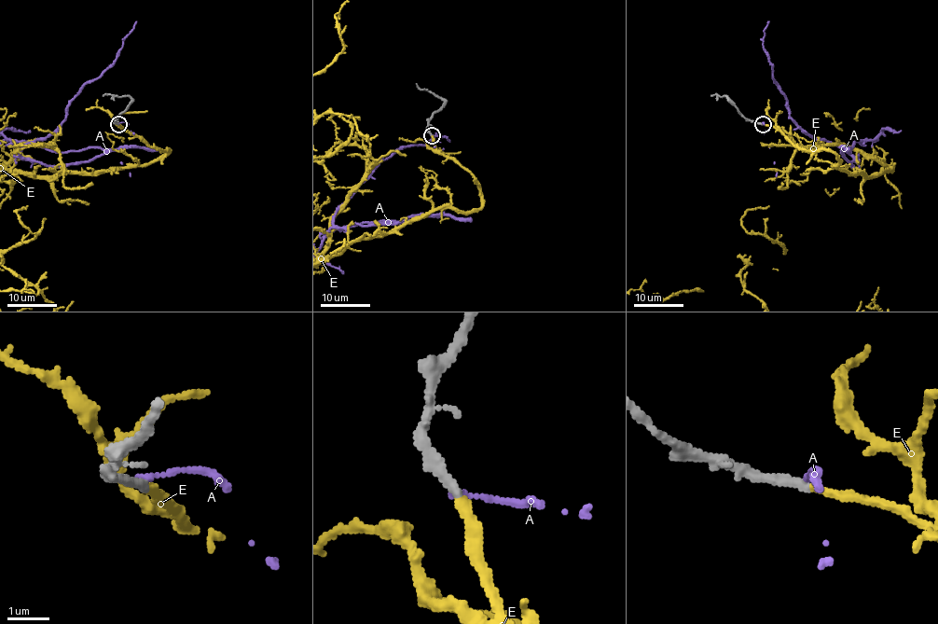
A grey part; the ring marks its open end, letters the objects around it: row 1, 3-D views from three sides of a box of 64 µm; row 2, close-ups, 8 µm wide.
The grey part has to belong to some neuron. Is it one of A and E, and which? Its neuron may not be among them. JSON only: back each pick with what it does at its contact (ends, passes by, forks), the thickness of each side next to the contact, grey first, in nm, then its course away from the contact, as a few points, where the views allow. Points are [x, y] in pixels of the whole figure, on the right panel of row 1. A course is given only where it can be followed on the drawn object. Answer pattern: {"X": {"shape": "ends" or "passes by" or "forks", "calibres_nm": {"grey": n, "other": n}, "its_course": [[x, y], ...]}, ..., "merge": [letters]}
{"E": {"shape": "ends", "calibres_nm": {"grey": 260, "other": 200}}, "merge": ["E"]}

